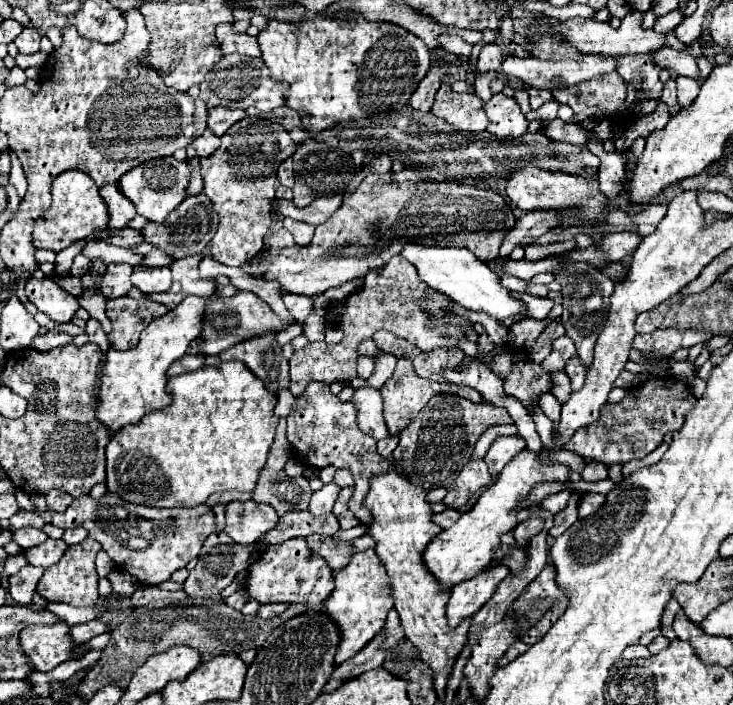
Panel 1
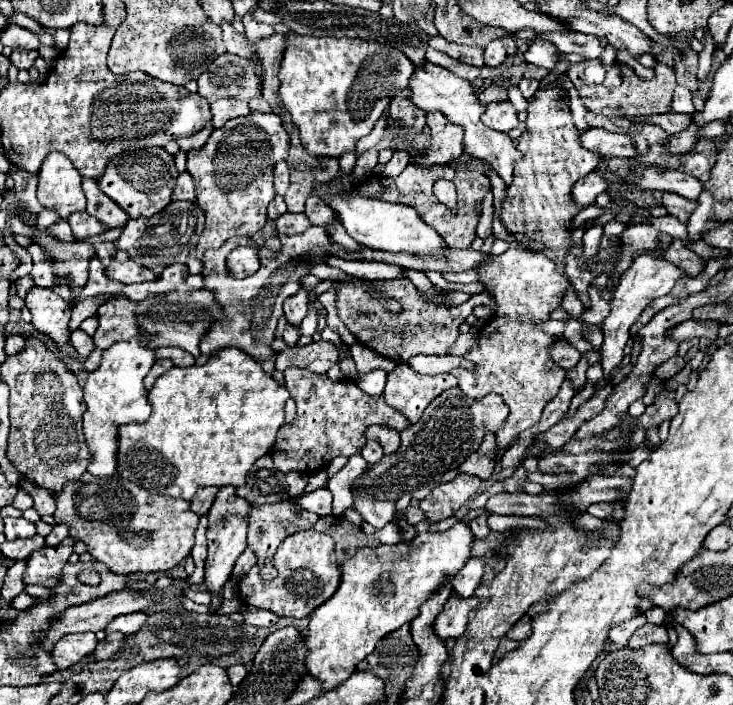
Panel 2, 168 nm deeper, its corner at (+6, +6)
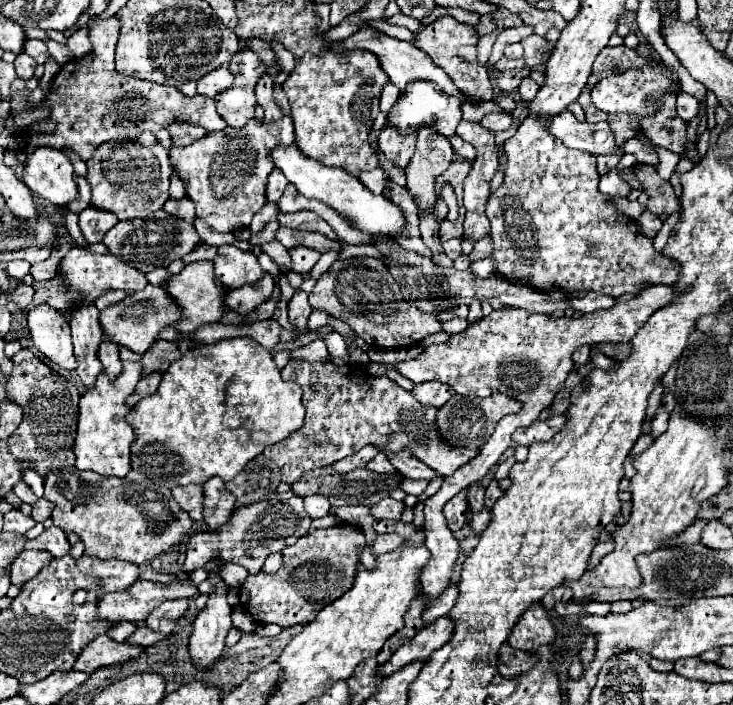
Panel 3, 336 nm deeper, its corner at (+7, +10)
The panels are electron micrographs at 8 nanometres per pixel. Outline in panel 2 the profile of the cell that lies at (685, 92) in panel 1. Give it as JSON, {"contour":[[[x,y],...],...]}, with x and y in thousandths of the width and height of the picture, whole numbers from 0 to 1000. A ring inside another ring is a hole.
{"contour":[[[924,122],[921,125],[921,136],[918,136],[918,159],[929,159],[929,162],[945,162],[945,136],[935,122]]]}

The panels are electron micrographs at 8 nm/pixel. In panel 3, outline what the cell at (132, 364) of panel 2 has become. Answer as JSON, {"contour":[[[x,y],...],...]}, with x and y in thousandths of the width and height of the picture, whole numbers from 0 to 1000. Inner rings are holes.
{"contour":[[[166,511],[164,533],[150,542],[139,525],[131,545],[109,562],[109,590],[106,590],[106,618],[101,627],[104,664],[128,667],[139,675],[164,675],[169,678],[177,670],[177,630],[183,624],[180,604],[172,601],[169,590],[180,582],[172,576],[172,565],[183,556],[194,530],[194,516],[183,511]]]}

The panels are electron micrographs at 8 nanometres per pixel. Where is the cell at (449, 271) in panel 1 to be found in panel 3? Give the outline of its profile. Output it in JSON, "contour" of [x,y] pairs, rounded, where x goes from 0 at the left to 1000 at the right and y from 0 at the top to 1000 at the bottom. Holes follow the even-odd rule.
{"contour":[[[404,204],[398,207],[379,207],[371,213],[374,235],[385,241],[385,247],[398,258],[407,272],[417,281],[437,284],[456,295],[480,323],[497,329],[497,332],[527,332],[538,335],[554,321],[554,306],[546,292],[540,292],[535,284],[529,284],[524,275],[508,275],[486,250],[467,238],[442,235],[409,216]]]}

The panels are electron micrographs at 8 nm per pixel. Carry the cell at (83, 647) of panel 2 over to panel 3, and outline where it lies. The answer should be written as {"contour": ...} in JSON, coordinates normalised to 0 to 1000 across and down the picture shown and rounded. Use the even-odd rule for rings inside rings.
{"contour":[[[136,899],[131,902],[131,908],[126,908],[126,913],[117,913],[117,919],[109,922],[101,950],[123,956],[139,945],[172,939],[177,933],[186,933],[191,928],[191,919],[194,916],[183,916],[183,913],[161,913],[150,908],[145,899]]]}

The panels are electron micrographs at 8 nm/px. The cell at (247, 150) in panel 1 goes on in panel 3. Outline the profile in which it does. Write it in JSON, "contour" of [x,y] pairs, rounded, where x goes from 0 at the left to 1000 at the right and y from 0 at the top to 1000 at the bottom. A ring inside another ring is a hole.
{"contour":[[[396,165],[377,170],[377,176],[357,176],[360,170],[344,167],[333,182],[306,182],[281,190],[251,210],[235,210],[232,227],[254,261],[254,275],[267,289],[267,309],[286,318],[292,329],[317,329],[338,323],[344,306],[366,287],[360,267],[371,244],[371,224],[366,216],[377,204],[401,204],[401,176]]]}

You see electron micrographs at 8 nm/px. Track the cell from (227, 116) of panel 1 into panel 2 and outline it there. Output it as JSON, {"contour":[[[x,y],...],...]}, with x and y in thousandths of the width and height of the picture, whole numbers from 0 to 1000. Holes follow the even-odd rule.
{"contour":[[[296,142],[296,145],[288,148],[288,159],[291,159],[291,179],[302,182],[302,176],[307,176],[315,167],[337,165],[340,162],[340,145],[329,145],[329,142]]]}

